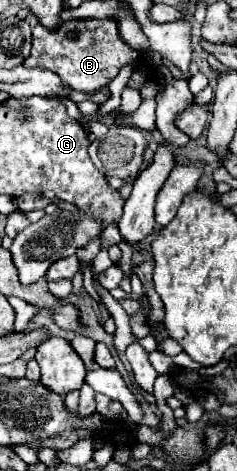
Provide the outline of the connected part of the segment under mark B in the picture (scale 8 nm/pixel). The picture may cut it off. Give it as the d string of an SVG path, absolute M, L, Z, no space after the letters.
M83 18L61 22L59 28L47 30L37 24L33 28L33 48L29 58L23 62L25 68L45 68L61 76L65 84L83 94L95 94L99 88L109 86L109 82L119 74L123 66L131 66L137 72L147 72L147 80L159 84L159 70L149 62L147 54L131 48L119 36L119 24L115 18Z

